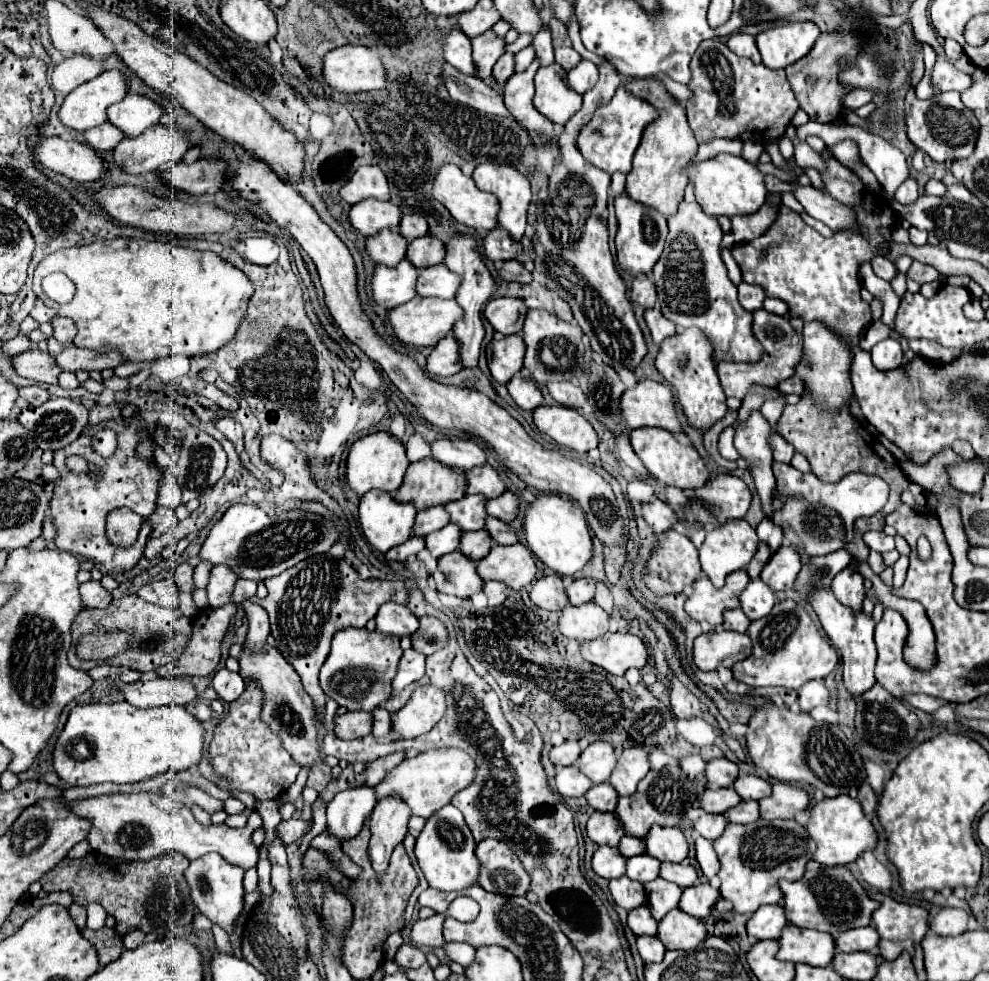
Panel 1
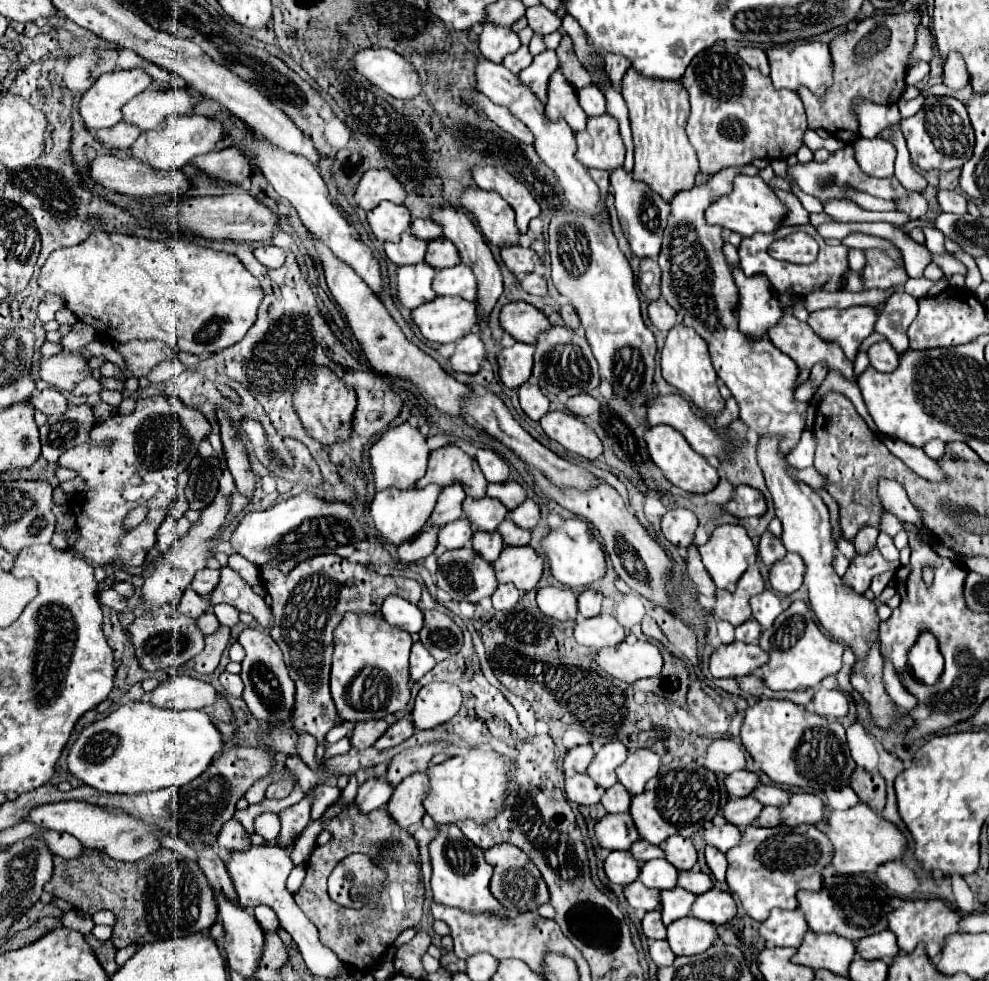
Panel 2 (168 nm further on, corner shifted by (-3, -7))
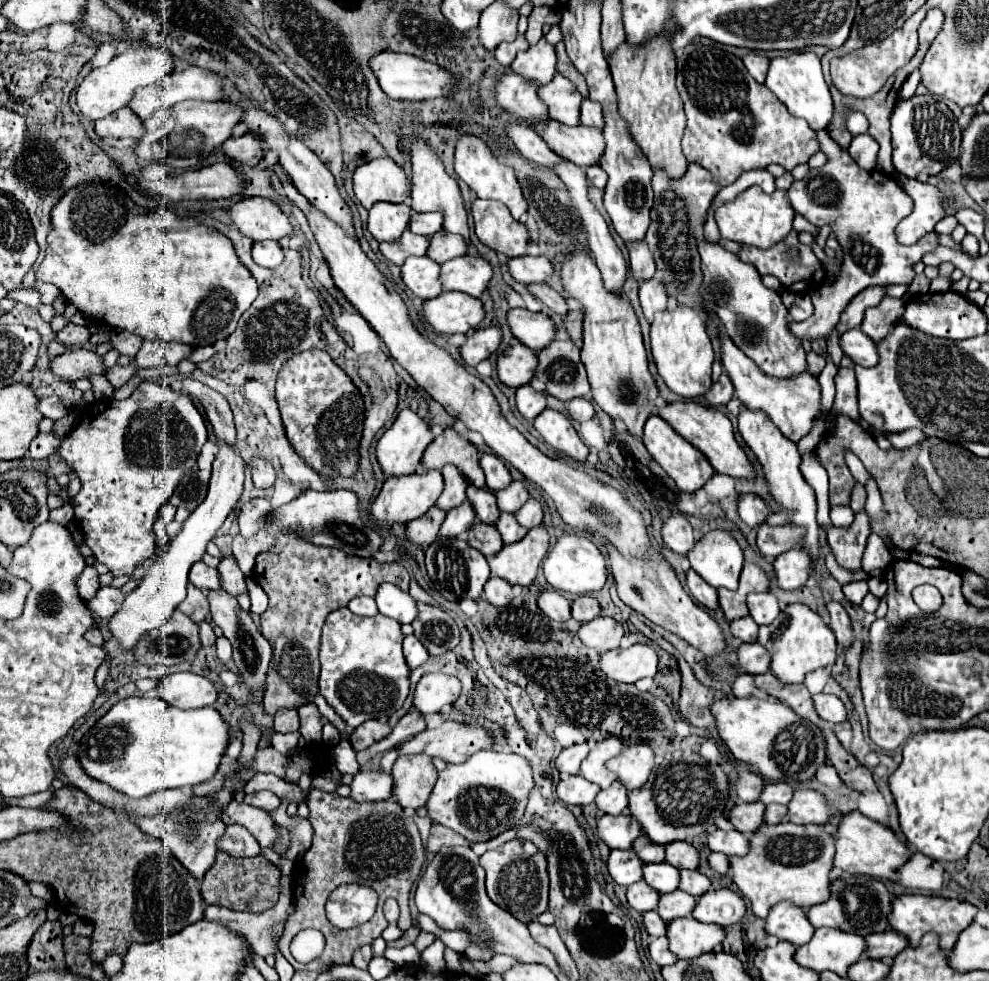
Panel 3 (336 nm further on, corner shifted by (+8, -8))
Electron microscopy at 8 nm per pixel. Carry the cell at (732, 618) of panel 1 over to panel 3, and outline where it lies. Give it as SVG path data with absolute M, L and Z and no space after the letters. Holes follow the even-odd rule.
M742 617L742 619L736 619L736 621L730 623L730 631L740 641L748 643L748 641L756 641L758 625L756 625L756 621L752 617Z

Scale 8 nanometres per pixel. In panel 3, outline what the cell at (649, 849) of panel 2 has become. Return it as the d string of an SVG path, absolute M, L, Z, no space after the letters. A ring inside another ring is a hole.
M640 835L640 837L634 841L632 849L636 851L636 855L638 855L644 863L660 863L660 861L664 861L664 847L650 843L646 835Z

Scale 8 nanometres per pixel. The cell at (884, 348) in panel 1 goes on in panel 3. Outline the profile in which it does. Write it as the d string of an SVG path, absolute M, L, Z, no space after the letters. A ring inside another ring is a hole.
M860 329L846 331L846 333L840 337L840 345L842 345L842 351L844 351L856 365L876 367L878 361L880 361L880 355L878 355L878 351L876 351L874 341L872 341L866 333L862 333Z

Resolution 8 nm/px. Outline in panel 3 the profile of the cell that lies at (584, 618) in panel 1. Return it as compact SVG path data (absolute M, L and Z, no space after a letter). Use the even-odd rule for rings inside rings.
M596 617L596 619L580 625L578 635L584 645L588 645L596 651L608 651L608 649L616 649L620 645L624 629L612 617Z

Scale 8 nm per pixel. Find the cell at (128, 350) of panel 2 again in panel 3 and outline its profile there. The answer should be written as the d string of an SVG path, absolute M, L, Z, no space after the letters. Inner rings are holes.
M144 341L138 355L136 365L146 367L176 367L180 359L184 359L192 347L182 343L166 343L166 341Z

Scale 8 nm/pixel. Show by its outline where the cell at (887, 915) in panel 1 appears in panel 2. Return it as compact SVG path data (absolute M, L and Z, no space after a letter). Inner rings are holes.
M893 898L891 906L895 908L895 912L889 914L889 930L895 932L899 948L903 952L913 952L919 942L925 942L927 944L927 954L931 958L935 958L941 952L945 938L959 930L959 922L963 918L961 912L951 910L949 906L945 906L945 902L941 902L937 898L935 900L903 900L903 898Z

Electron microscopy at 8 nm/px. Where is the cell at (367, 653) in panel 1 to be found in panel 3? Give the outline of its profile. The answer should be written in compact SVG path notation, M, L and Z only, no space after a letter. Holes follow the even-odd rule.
M348 607L328 615L320 641L320 695L348 723L350 729L368 719L392 715L402 707L410 681L408 665L402 655L402 631L394 619L384 615L360 617Z

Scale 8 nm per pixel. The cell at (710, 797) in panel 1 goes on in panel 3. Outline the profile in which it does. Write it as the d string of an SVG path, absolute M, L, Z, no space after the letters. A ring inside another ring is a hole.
M760 801L734 805L728 813L728 821L734 825L734 829L746 835L752 835L764 823L762 817L764 817L764 803Z

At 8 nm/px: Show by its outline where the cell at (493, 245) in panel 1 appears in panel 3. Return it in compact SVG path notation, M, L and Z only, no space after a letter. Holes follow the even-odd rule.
M530 255L508 259L508 269L510 275L524 285L544 283L554 271L552 263L546 257L530 257Z

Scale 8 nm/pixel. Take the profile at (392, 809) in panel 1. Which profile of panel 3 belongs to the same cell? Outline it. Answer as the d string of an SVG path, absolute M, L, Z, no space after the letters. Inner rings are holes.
M408 755L396 759L392 777L392 801L412 813L428 801L432 785L436 783L436 769L428 755Z

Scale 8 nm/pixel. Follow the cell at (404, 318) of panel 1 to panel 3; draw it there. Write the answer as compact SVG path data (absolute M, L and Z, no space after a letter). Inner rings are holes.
M444 291L438 297L424 301L422 319L436 335L468 333L484 319L484 309L480 299L458 291Z

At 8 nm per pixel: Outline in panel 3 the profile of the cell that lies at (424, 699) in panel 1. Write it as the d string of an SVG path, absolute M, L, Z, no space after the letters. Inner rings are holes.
M428 673L424 675L414 693L414 709L422 715L438 713L444 705L450 705L460 695L460 681L456 677L444 675L444 673Z

